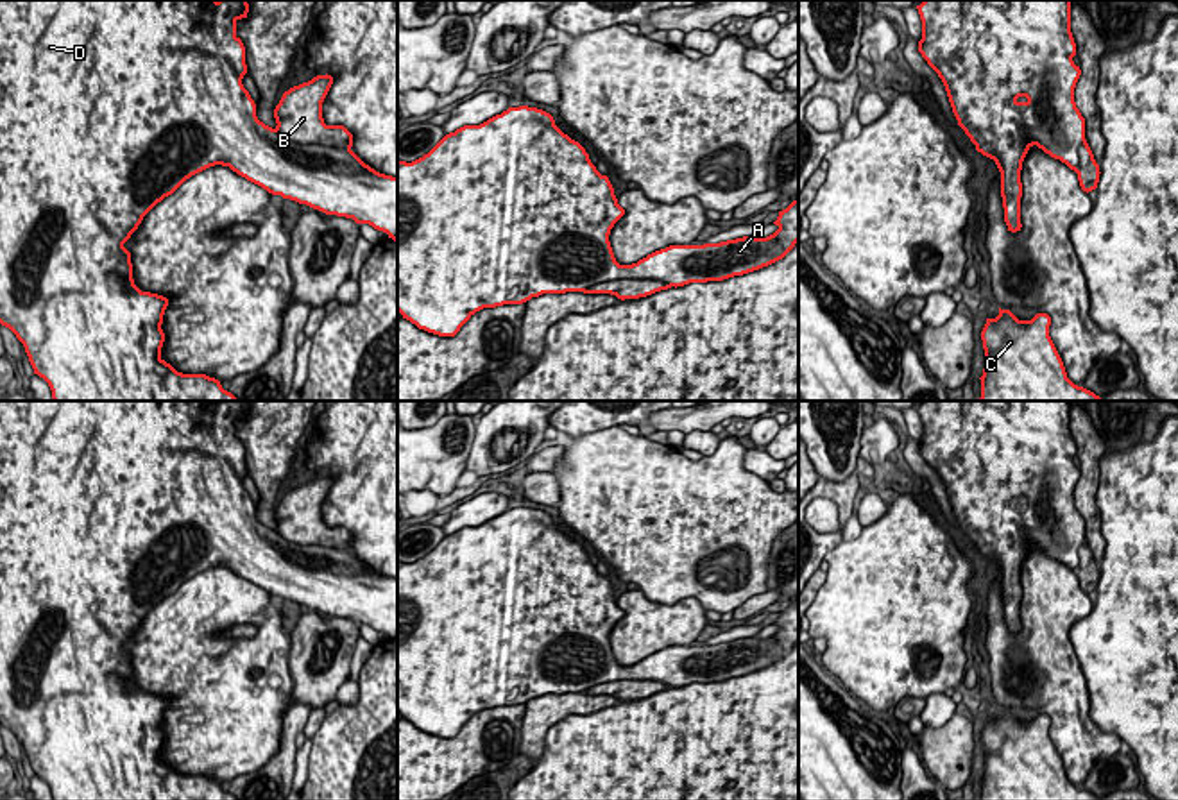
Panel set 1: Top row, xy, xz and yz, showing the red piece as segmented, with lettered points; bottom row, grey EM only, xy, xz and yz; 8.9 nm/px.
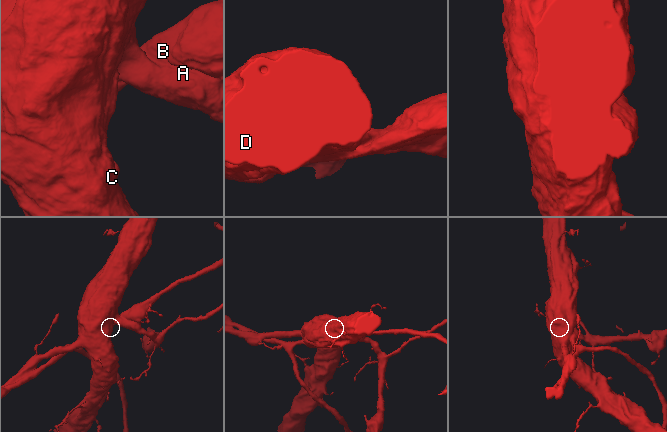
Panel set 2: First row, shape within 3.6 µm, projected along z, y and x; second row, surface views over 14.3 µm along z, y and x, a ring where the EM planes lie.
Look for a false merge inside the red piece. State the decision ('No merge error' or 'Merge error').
No merge error

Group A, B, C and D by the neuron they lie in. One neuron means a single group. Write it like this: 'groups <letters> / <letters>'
groups A B C D

